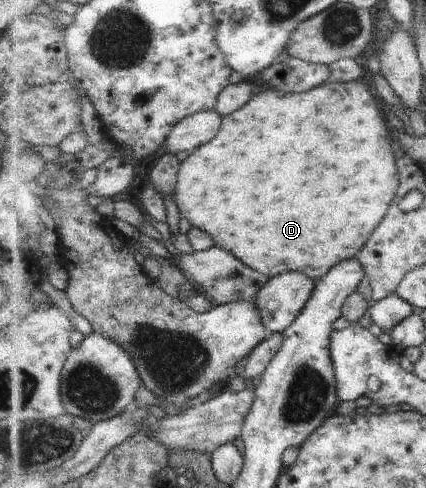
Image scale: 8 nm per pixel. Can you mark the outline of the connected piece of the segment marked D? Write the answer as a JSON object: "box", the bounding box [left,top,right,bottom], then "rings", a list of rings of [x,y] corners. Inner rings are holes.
{"box":[173,79,401,282],"rings":[[[360,79],[349,83],[330,81],[306,94],[283,93],[278,89],[266,89],[256,93],[242,108],[223,116],[218,134],[210,142],[193,150],[181,163],[173,196],[180,216],[186,217],[194,227],[205,230],[214,239],[216,247],[229,250],[244,264],[262,274],[275,277],[285,272],[299,272],[315,282],[323,279],[337,264],[353,259],[365,247],[373,232],[386,218],[400,188],[401,176],[394,158],[396,154],[390,144],[392,136],[388,134],[388,122],[384,110],[380,110],[380,103],[376,92],[372,92]]]}

